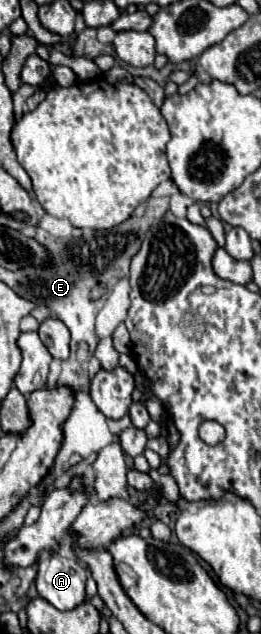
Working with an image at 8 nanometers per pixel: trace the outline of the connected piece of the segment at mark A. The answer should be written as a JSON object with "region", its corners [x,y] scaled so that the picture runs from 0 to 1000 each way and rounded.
{"region":[[[188,871],[149,880],[142,931],[188,953],[226,962],[280,962],[326,950],[333,899],[280,880],[249,880],[226,871]]]}

